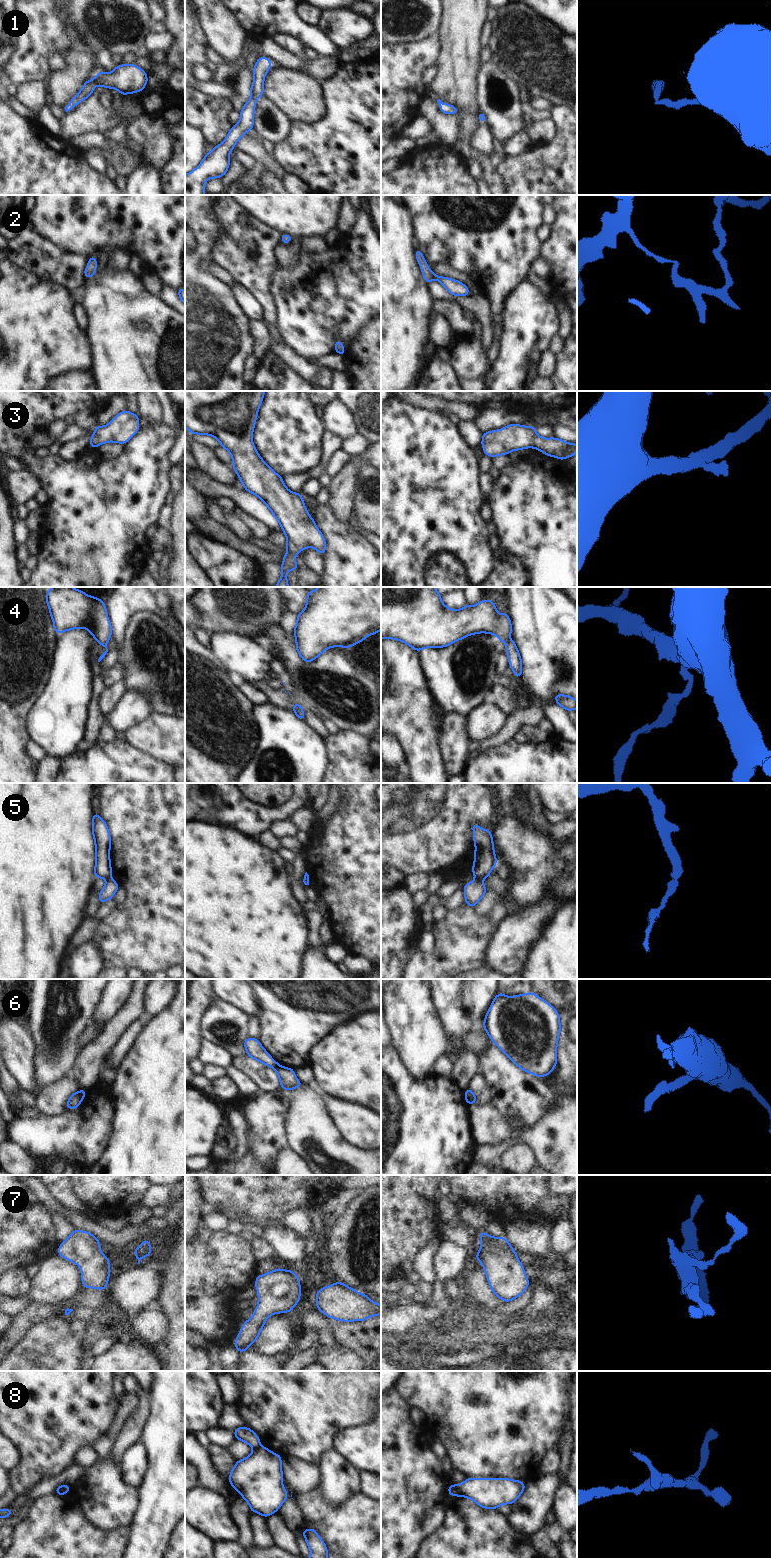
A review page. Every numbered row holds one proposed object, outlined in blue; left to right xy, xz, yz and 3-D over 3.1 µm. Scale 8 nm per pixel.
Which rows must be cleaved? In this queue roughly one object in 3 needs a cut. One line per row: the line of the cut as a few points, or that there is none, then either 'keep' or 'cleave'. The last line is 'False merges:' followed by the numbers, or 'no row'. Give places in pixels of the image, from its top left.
1: cut none; keep
2: cut none; keep
3: cut none; keep
4: cut none; keep
5: cut yz (476, 878), (481, 880); cleave
6: cut xy (77, 1092), (82, 1099); cleave
7: cut none; keep
8: cut yz (455, 1485), (458, 1495); cleave
False merges: 5, 6, 8

